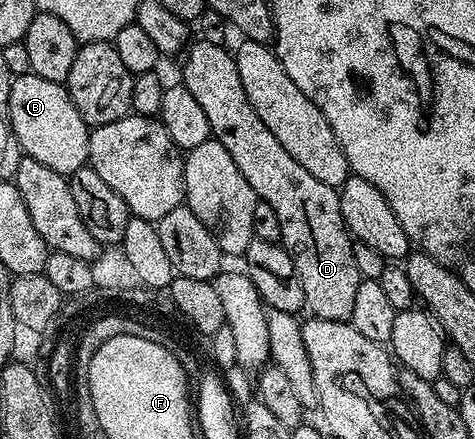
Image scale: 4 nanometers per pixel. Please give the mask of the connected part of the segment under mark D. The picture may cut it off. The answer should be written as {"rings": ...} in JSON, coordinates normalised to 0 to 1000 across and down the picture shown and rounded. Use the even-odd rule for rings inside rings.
{"rings":[[[411,91],[389,114],[392,141],[383,148],[381,191],[389,194],[396,207],[404,207],[413,235],[421,235],[429,264],[438,271],[448,319],[472,326],[480,335],[480,353],[505,380],[505,399],[522,408],[522,426],[543,446],[547,458],[564,462],[581,492],[589,497],[589,551],[594,565],[606,572],[615,599],[623,599],[623,626],[632,626],[632,647],[640,654],[640,681],[644,704],[674,727],[699,727],[701,731],[735,731],[741,718],[741,699],[749,690],[749,654],[766,633],[749,608],[745,588],[747,551],[741,547],[735,526],[728,524],[724,499],[716,490],[716,453],[712,431],[691,417],[674,417],[665,399],[648,399],[589,323],[581,308],[556,289],[547,262],[531,253],[531,235],[522,235],[522,216],[514,216],[514,198],[505,191],[505,162],[497,162],[493,123],[476,103],[457,103],[436,93]]]}

